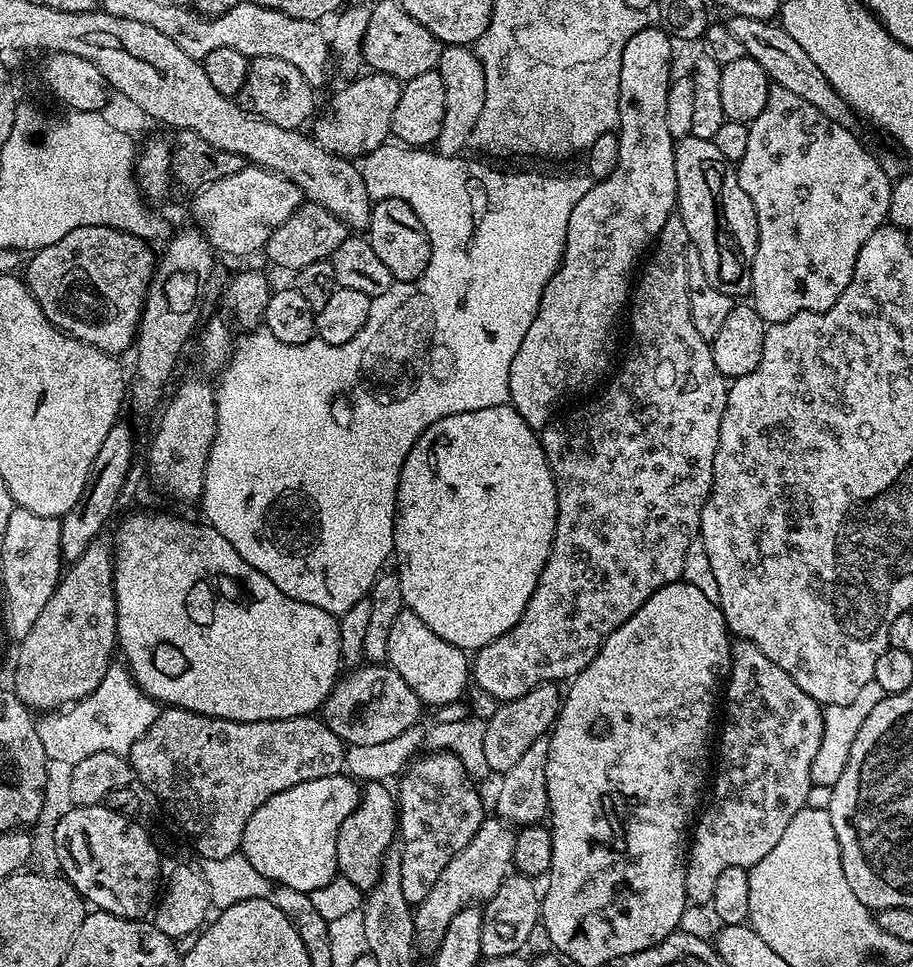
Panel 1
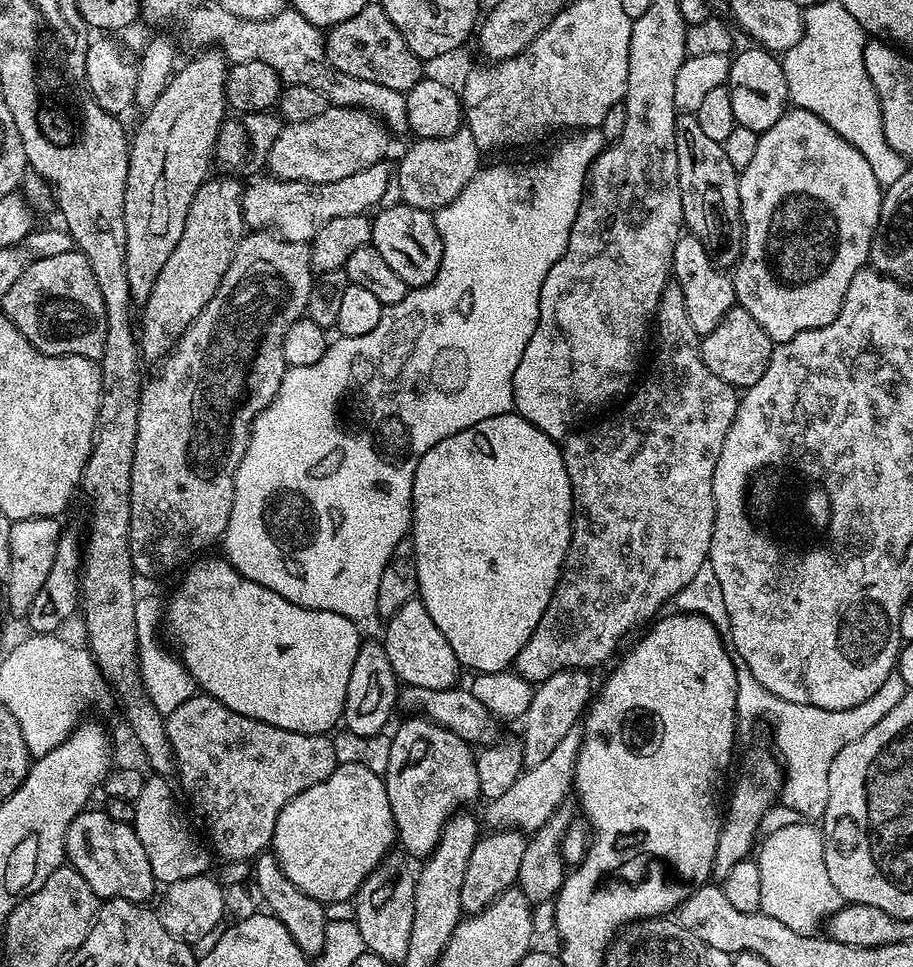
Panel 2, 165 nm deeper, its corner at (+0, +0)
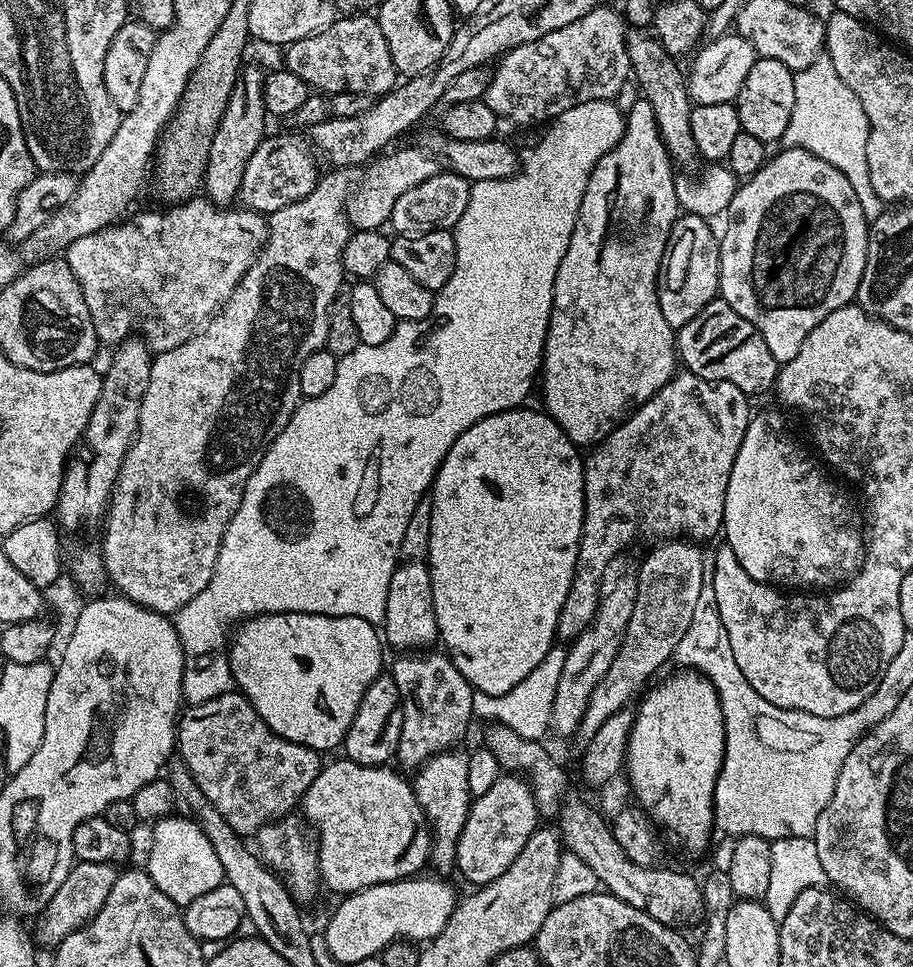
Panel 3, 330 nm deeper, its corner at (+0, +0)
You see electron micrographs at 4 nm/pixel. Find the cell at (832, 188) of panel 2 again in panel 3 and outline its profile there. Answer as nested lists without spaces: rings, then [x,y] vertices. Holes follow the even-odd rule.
[[[785,148],[777,153],[758,174],[747,177],[737,187],[727,208],[728,225],[724,236],[722,232],[719,237],[719,295],[756,327],[777,365],[782,366],[802,350],[806,334],[810,334],[822,318],[855,301],[866,270],[870,222],[862,214],[858,194],[854,194],[854,186],[850,186],[842,170],[801,148]]]

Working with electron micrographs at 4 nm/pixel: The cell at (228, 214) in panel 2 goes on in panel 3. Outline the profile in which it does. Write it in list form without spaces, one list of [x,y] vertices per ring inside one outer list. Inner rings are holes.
[[[245,67],[241,71],[234,82],[234,90],[230,90],[230,102],[226,102],[222,122],[218,122],[218,130],[214,130],[202,188],[208,191],[205,192],[207,199],[217,206],[231,205],[237,199],[246,162],[266,138],[264,127],[270,123],[270,117],[264,108],[264,77],[265,73],[256,68]]]

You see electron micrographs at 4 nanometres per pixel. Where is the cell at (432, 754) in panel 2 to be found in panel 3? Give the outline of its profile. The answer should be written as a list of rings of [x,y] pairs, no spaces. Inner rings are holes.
[[[412,650],[407,654],[400,654],[396,661],[390,664],[390,674],[400,691],[400,709],[402,710],[402,734],[398,738],[398,750],[395,759],[400,760],[401,769],[415,770],[420,765],[437,756],[440,752],[455,749],[456,744],[468,732],[468,723],[474,720],[472,710],[472,694],[474,689],[462,678],[462,674],[454,666],[454,662],[443,651]]]

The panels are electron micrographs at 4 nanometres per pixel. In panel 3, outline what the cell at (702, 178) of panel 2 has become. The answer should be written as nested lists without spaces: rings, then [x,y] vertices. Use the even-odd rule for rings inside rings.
[[[632,30],[626,36],[628,42],[628,66],[631,75],[640,86],[642,98],[654,110],[654,122],[658,122],[658,130],[662,142],[666,146],[668,155],[672,157],[675,167],[680,170],[692,170],[696,163],[701,163],[702,157],[698,146],[694,146],[694,133],[690,130],[690,114],[693,110],[693,102],[688,94],[685,73],[680,72],[677,57],[666,54],[666,50],[660,45],[655,35],[649,34],[644,30]]]

